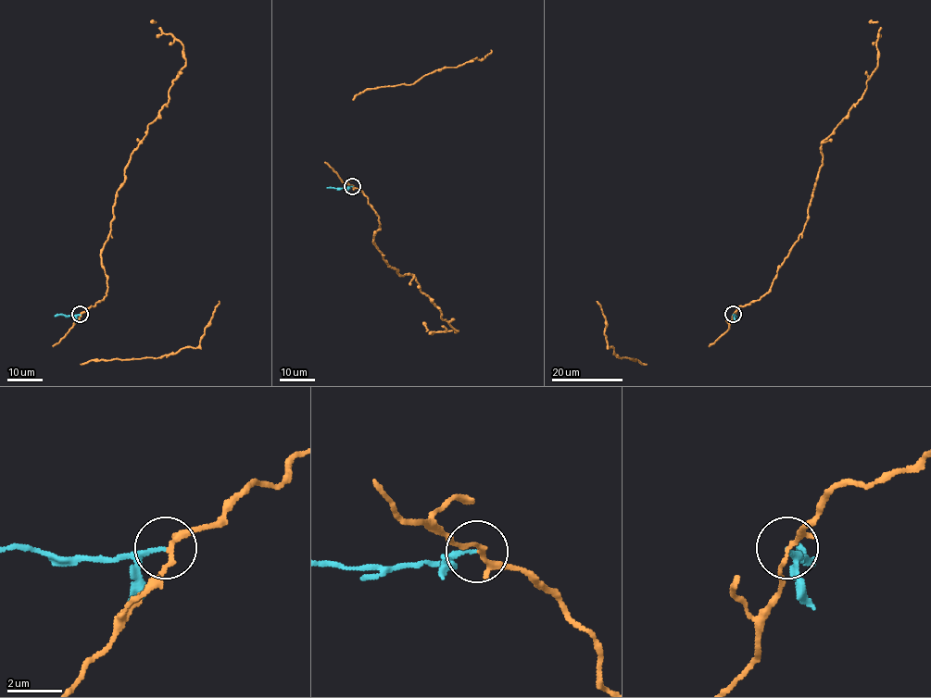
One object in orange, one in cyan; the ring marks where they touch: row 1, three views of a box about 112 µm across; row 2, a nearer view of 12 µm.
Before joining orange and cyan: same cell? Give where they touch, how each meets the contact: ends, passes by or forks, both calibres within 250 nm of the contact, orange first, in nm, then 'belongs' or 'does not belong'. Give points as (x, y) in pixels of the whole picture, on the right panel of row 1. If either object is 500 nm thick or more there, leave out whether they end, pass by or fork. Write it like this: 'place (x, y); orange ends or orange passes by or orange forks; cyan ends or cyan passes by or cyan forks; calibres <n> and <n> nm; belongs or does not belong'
place (733, 314); orange forks; cyan ends; calibres 140 and 140 nm; does not belong

